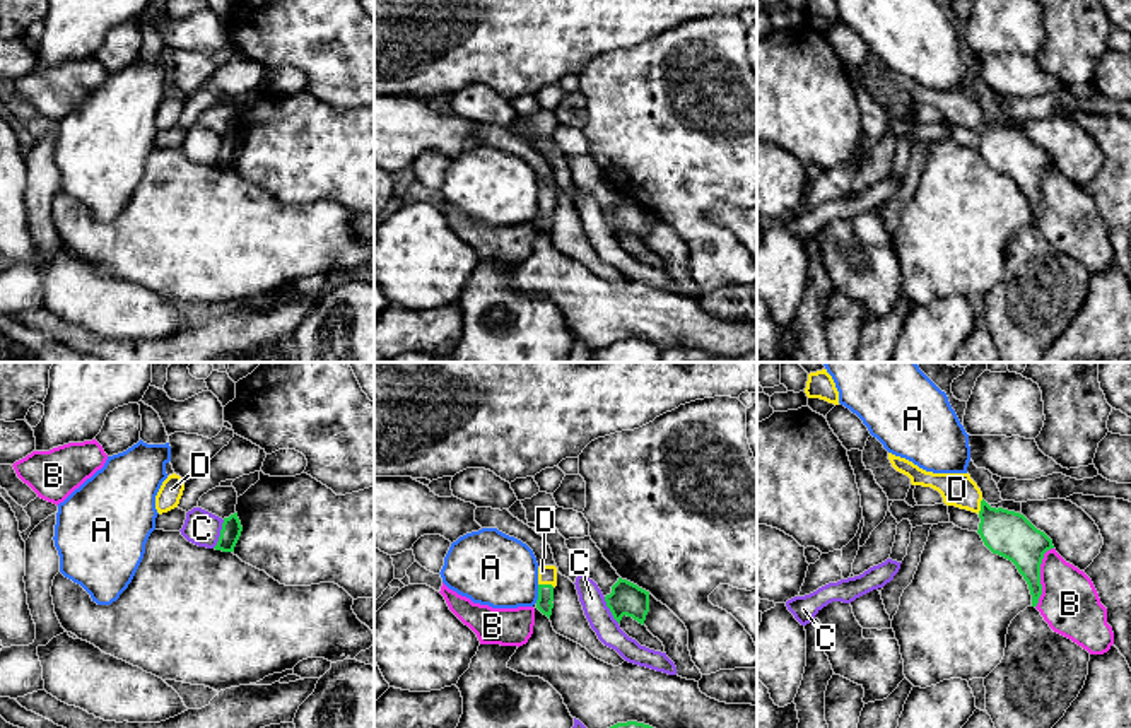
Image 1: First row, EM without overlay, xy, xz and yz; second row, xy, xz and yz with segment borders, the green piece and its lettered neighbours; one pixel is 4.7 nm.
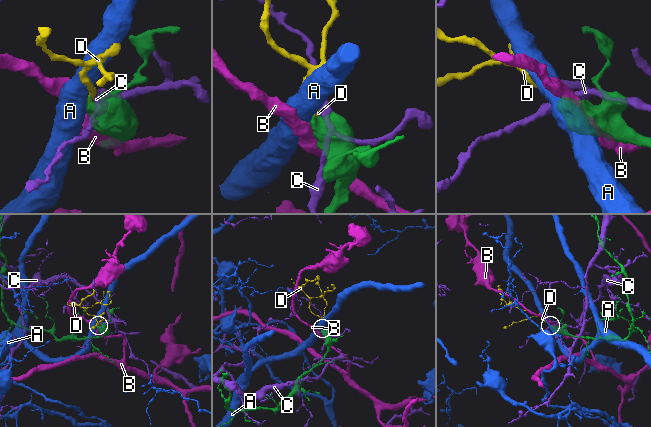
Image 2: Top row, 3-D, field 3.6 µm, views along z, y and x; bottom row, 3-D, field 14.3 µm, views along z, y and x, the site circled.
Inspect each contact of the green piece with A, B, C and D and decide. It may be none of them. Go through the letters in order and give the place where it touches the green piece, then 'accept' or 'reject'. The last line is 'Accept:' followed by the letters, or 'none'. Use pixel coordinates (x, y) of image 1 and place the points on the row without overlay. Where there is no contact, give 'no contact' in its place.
A: contact xz (539, 211); reject
B: contact yz (1039, 193); reject
C: contact xy (221, 151); reject
D: contact xz (547, 202); accept
Accept: D

